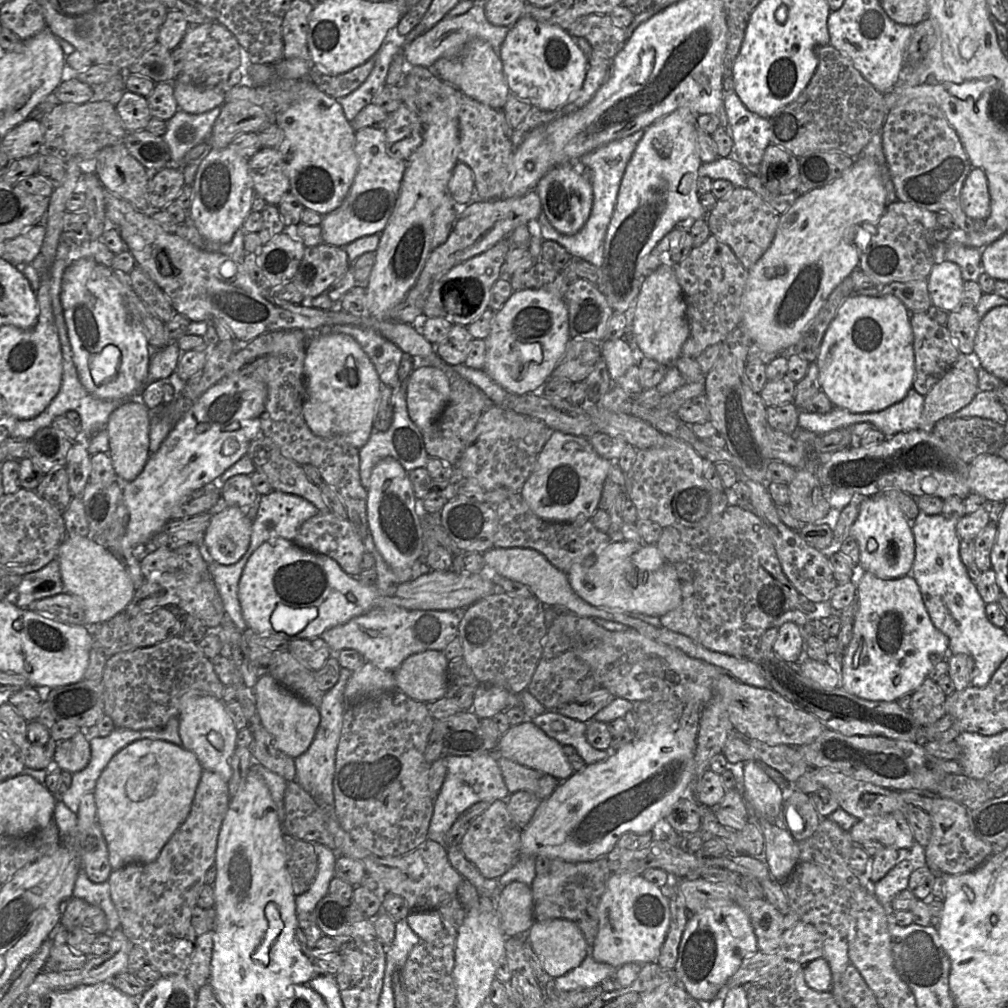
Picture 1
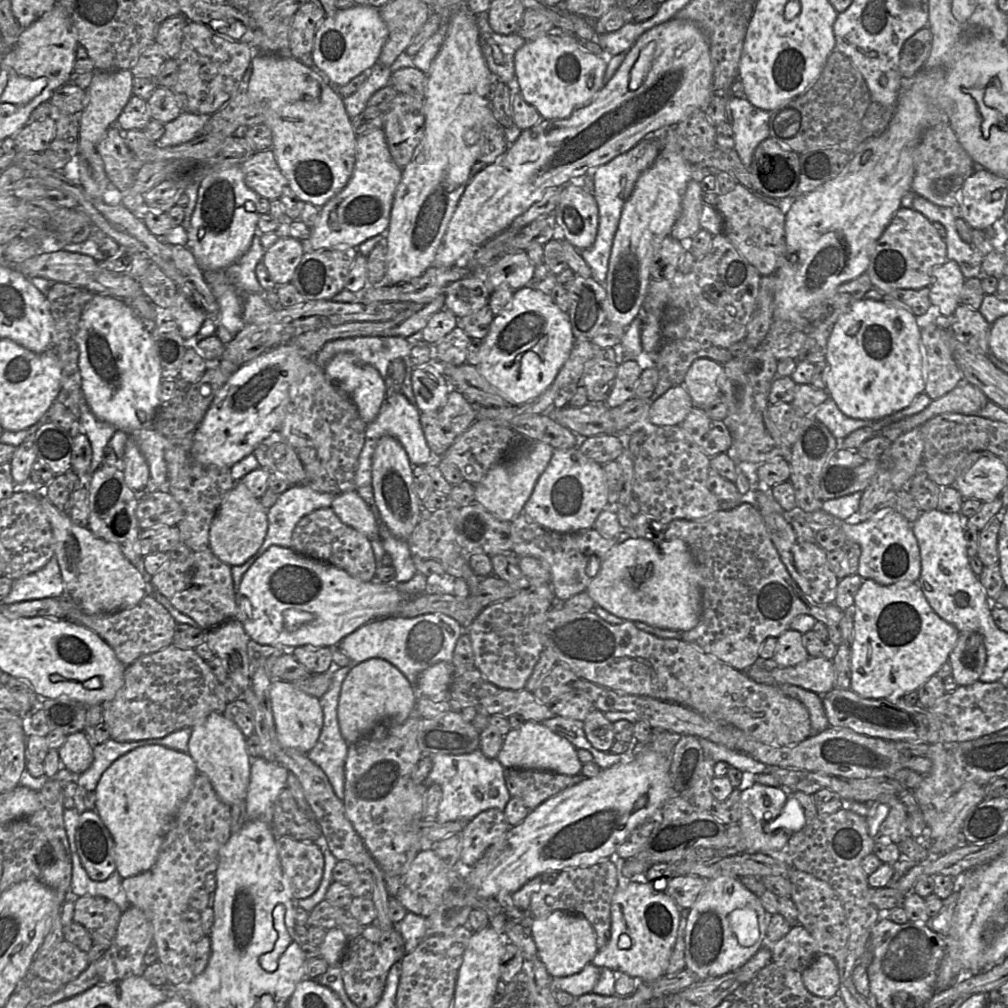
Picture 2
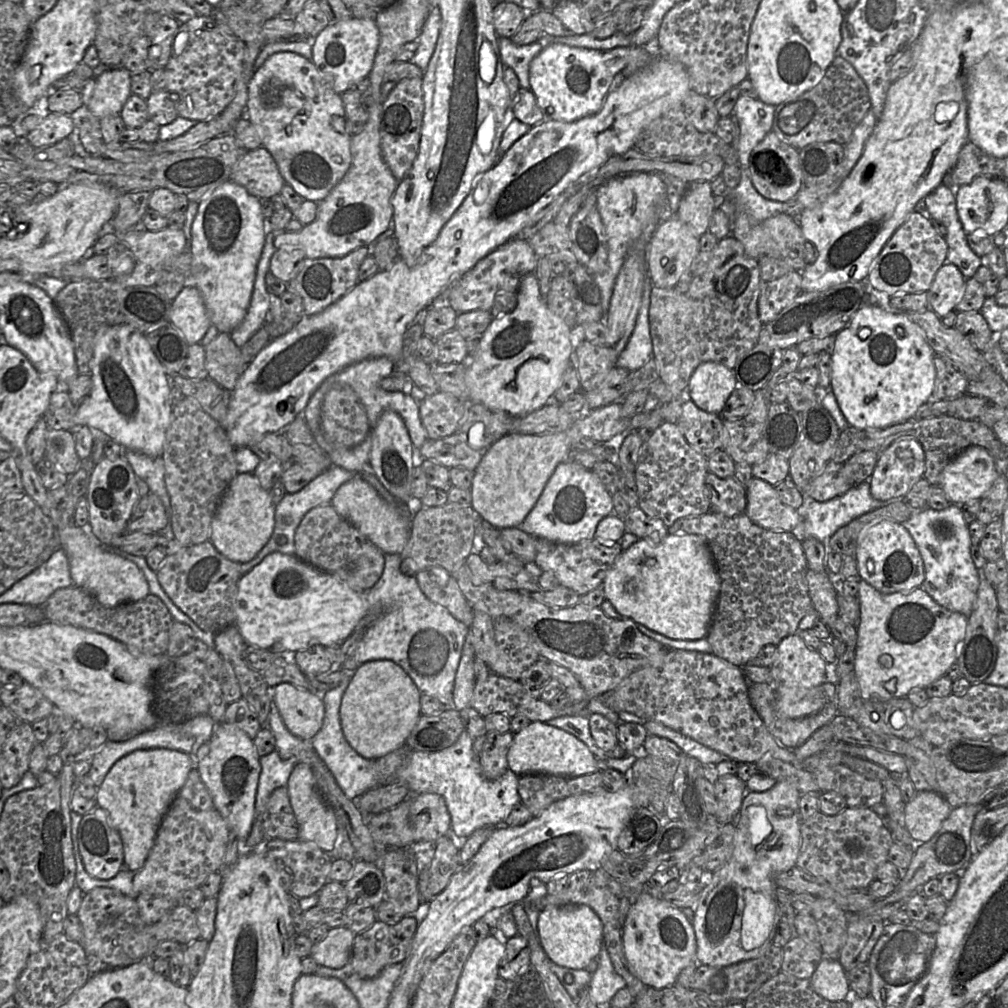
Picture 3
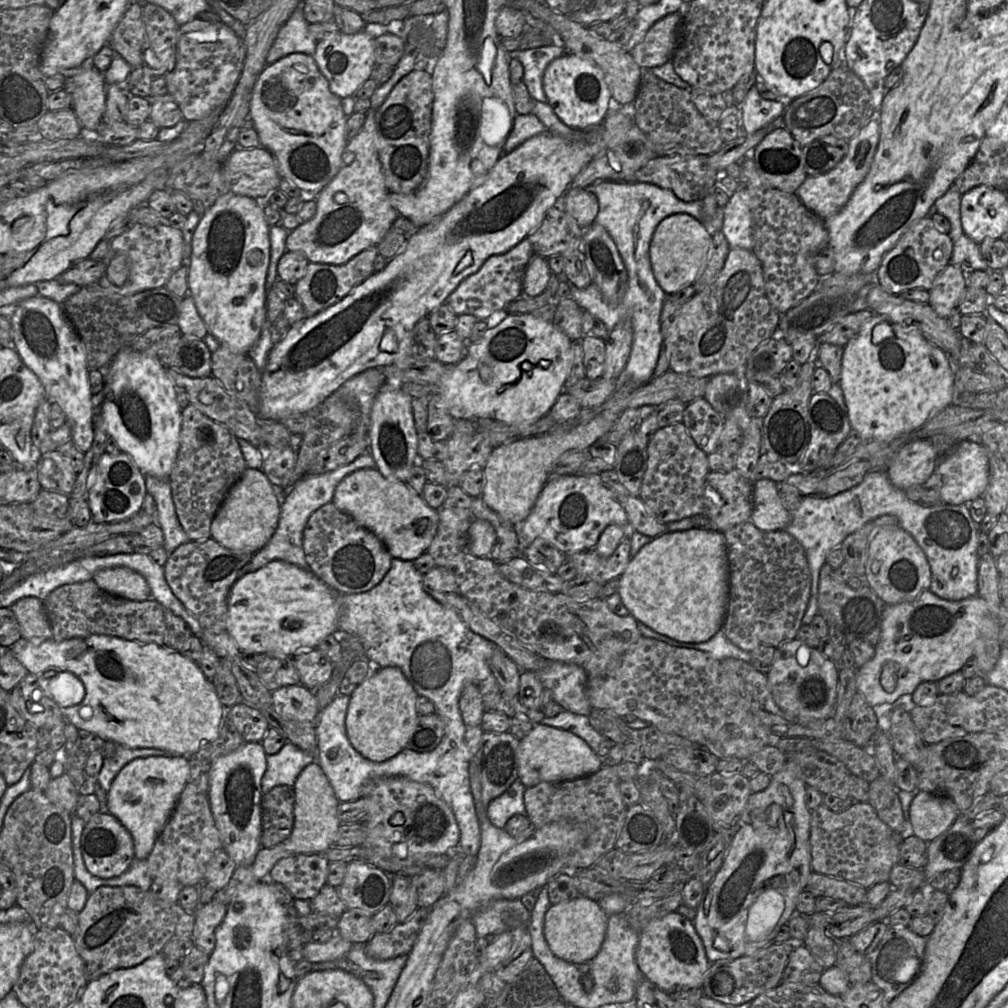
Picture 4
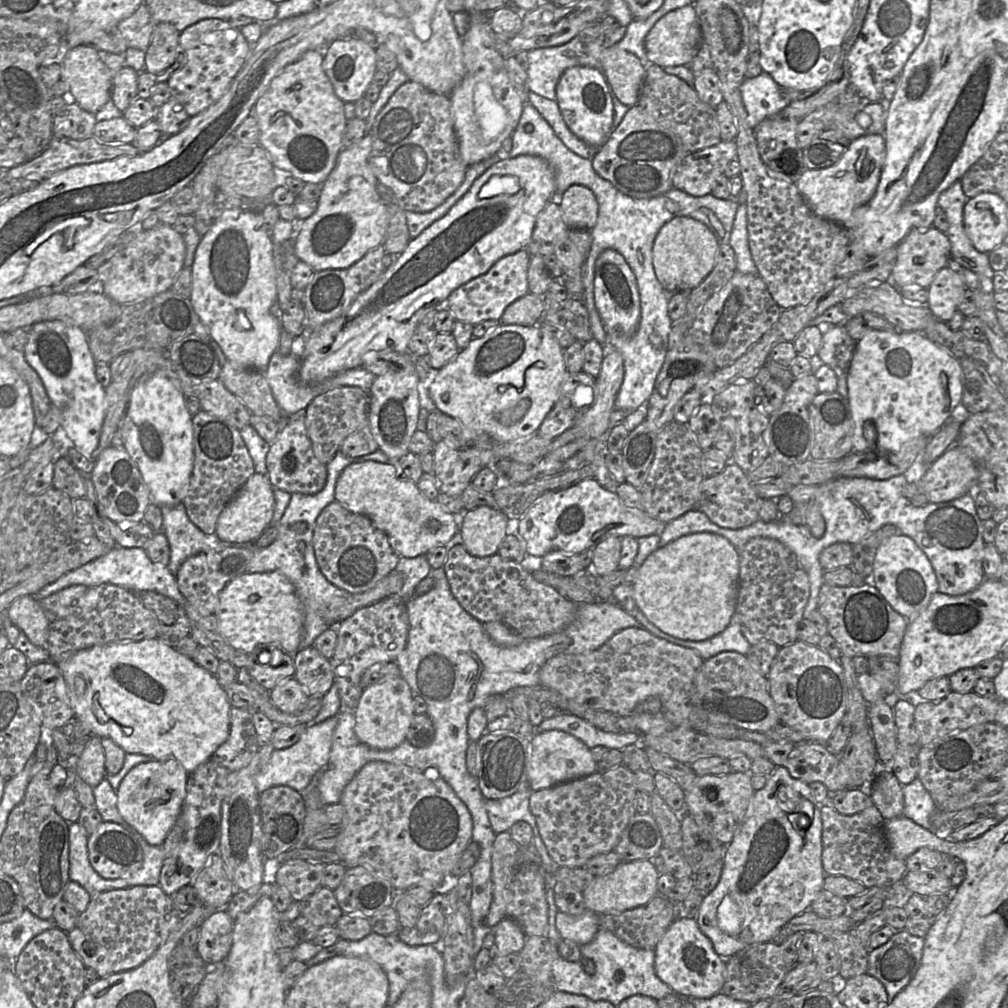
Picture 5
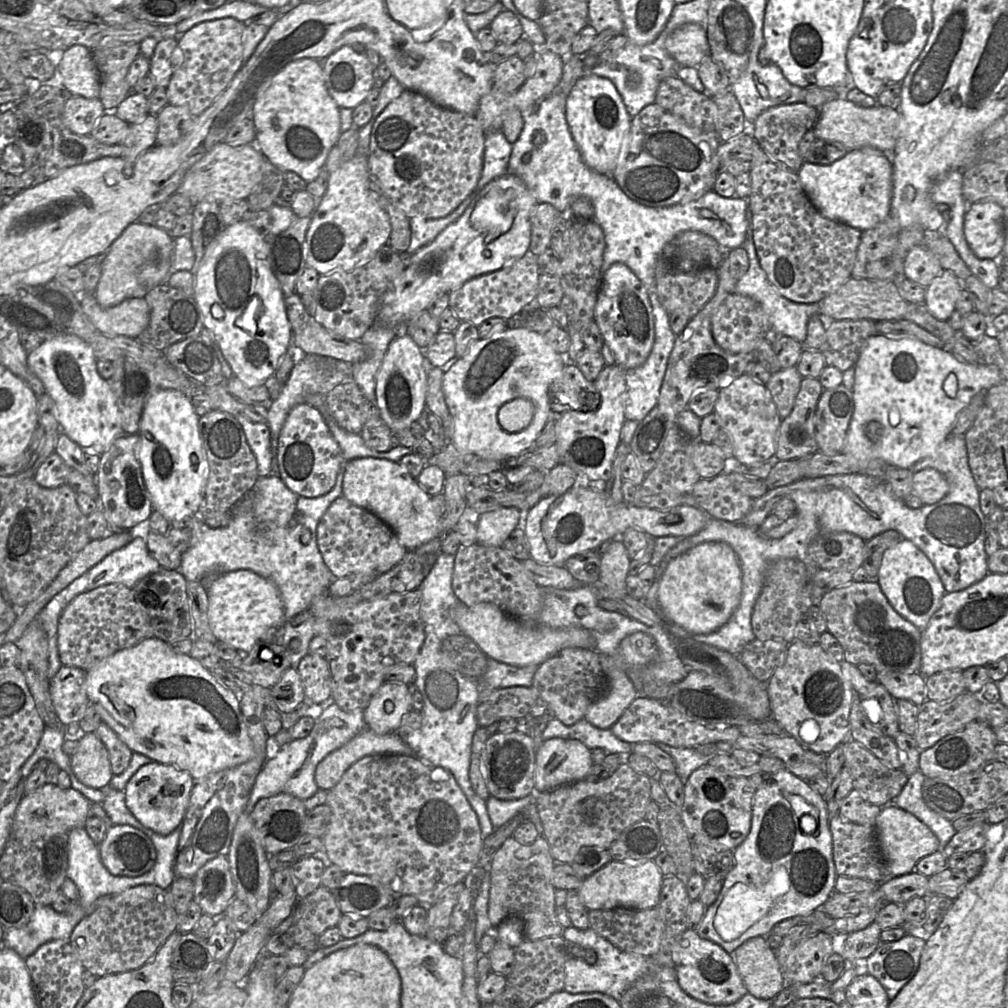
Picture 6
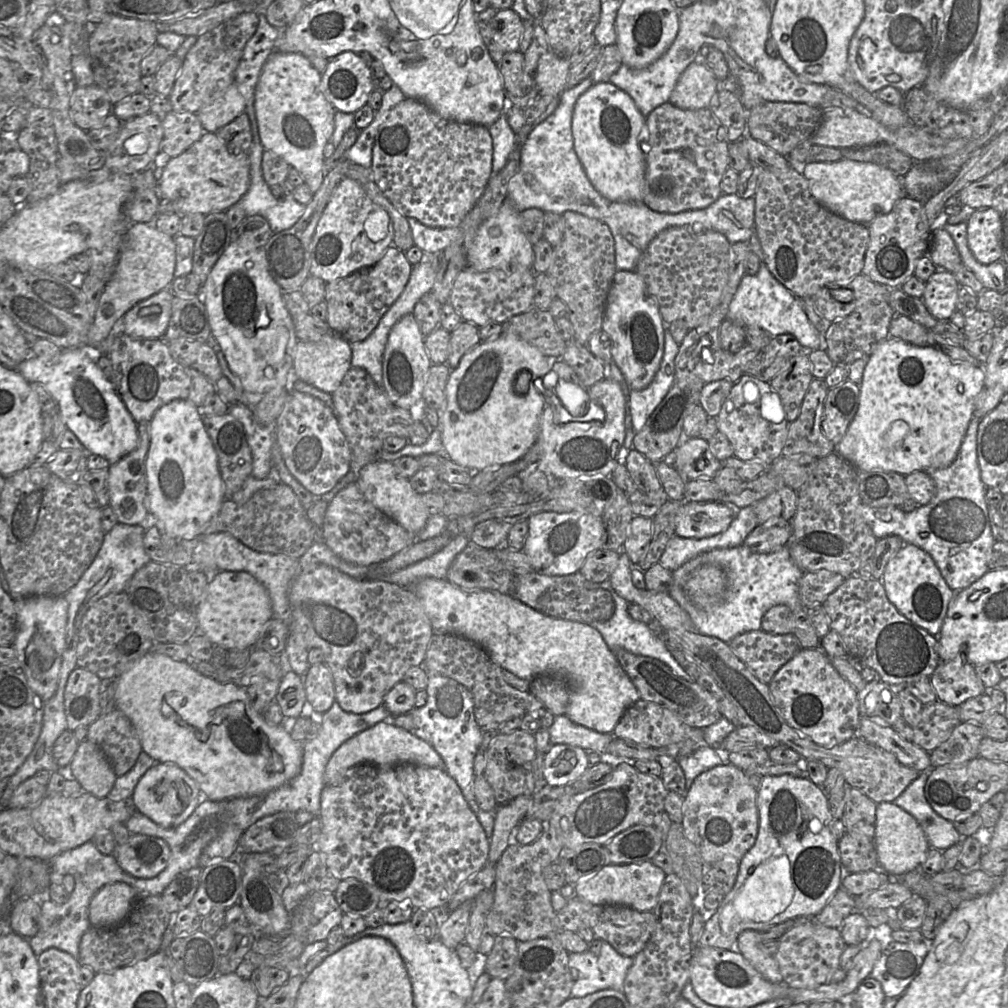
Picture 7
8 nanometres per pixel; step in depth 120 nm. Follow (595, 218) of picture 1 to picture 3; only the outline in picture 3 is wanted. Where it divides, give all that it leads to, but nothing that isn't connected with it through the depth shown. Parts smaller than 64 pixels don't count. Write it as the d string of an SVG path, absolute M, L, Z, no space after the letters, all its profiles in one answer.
M640 172L640 173L634 173L634 174L626 174L626 175L620 175L614 178L609 179L604 184L602 184L600 187L597 188L597 201L596 201L596 208L601 216L602 223L605 229L605 236L607 239L607 245L608 245L608 259L607 259L607 267L604 271L593 274L593 279L595 283L597 284L600 294L601 294L601 305L604 310L604 313L607 312L610 300L613 294L613 288L615 284L616 277L626 259L626 257L635 249L644 249L646 251L646 265L647 265L647 247L650 242L650 239L655 232L658 225L664 220L669 217L673 216L673 213L669 212L669 200L667 195L667 188L665 183L662 181L661 175L659 173L648 173L648 172Z

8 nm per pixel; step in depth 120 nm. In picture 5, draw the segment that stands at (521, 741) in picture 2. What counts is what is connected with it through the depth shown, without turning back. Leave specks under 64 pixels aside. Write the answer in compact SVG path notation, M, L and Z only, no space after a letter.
M561 730L536 733L530 739L527 782L532 791L538 791L565 782L584 778L597 772L591 750L578 738Z

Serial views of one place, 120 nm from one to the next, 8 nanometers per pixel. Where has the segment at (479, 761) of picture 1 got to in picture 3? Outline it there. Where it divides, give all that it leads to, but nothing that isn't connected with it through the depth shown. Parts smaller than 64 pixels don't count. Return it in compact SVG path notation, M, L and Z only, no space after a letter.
M464 730L457 742L449 748L438 752L409 751L405 763L397 770L396 775L406 776L406 781L400 783L406 785L411 794L436 793L443 797L447 810L451 817L451 835L462 842L474 831L483 827L499 827L505 821L512 809L521 803L518 793L519 776L510 769L496 780L488 780L482 774L482 768L475 758L473 740L467 730Z

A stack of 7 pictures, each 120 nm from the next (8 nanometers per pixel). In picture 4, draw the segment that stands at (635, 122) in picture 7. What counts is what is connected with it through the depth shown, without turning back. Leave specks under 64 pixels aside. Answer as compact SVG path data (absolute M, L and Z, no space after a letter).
M567 52L550 62L544 72L543 89L555 114L573 129L591 131L612 111L612 94L602 69L573 53Z

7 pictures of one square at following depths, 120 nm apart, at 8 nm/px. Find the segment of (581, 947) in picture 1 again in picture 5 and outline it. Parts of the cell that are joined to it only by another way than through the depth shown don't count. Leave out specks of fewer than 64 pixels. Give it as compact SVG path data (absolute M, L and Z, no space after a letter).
M588 909L579 916L558 911L555 926L561 938L583 945L589 943L599 930L599 915Z

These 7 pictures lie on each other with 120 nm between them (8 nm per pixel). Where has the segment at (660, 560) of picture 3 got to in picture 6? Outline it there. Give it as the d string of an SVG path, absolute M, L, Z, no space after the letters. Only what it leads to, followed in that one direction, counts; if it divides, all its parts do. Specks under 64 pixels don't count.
M725 542L701 543L669 562L659 577L659 605L675 624L695 634L708 634L728 622L740 604L742 572L733 548Z

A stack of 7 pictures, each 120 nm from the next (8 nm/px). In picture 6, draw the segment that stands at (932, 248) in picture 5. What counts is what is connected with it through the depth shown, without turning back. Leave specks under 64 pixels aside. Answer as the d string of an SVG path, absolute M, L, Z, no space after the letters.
M924 245L911 248L904 258L903 277L924 288L927 288L942 270L937 257Z

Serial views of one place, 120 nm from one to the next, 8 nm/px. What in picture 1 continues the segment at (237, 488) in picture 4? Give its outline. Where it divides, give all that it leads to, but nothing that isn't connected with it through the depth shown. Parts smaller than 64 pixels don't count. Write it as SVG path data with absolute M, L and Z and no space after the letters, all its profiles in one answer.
M221 505L213 509L210 524L203 536L209 555L218 564L233 565L247 552L252 522L239 507Z

